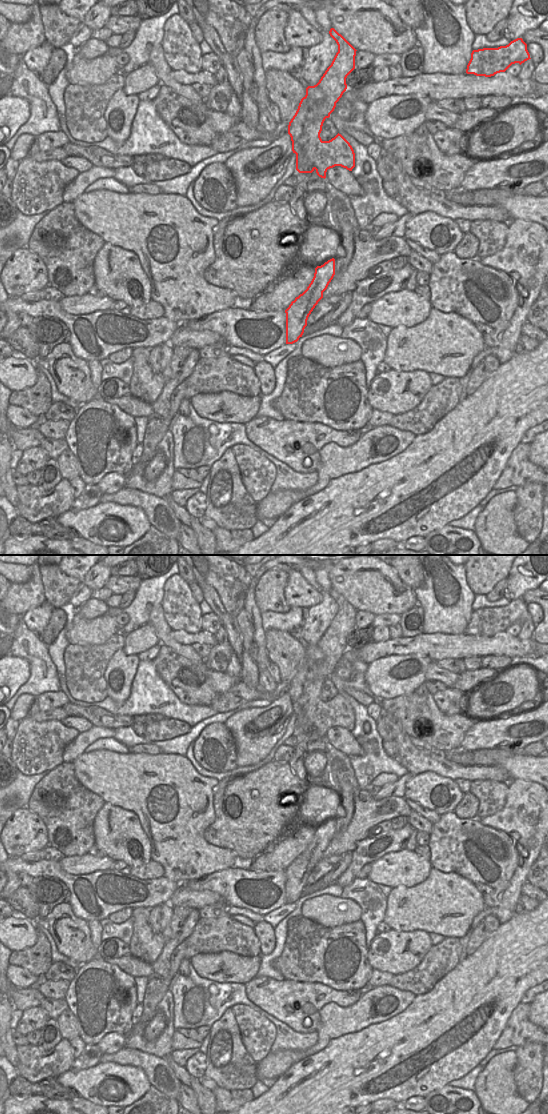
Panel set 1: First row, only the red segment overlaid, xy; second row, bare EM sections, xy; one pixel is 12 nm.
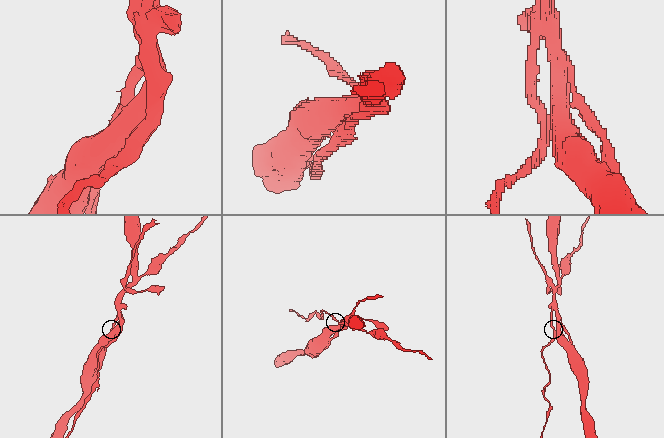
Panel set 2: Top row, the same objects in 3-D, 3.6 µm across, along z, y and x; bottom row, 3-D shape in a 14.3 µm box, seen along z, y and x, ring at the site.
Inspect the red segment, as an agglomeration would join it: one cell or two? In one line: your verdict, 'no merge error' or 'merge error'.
merge error

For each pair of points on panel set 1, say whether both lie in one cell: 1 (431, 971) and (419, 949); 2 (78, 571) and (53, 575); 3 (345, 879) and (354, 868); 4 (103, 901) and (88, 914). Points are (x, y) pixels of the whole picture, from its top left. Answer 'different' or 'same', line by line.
1: different
2: different
3: same
4: same

